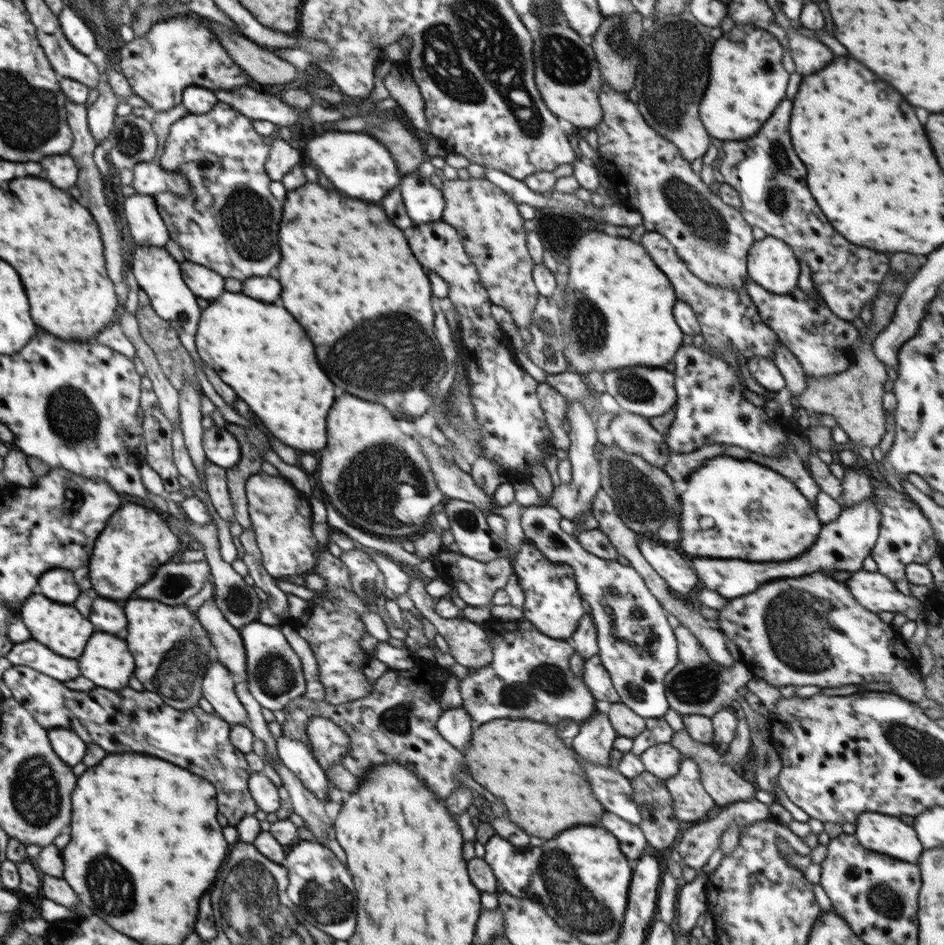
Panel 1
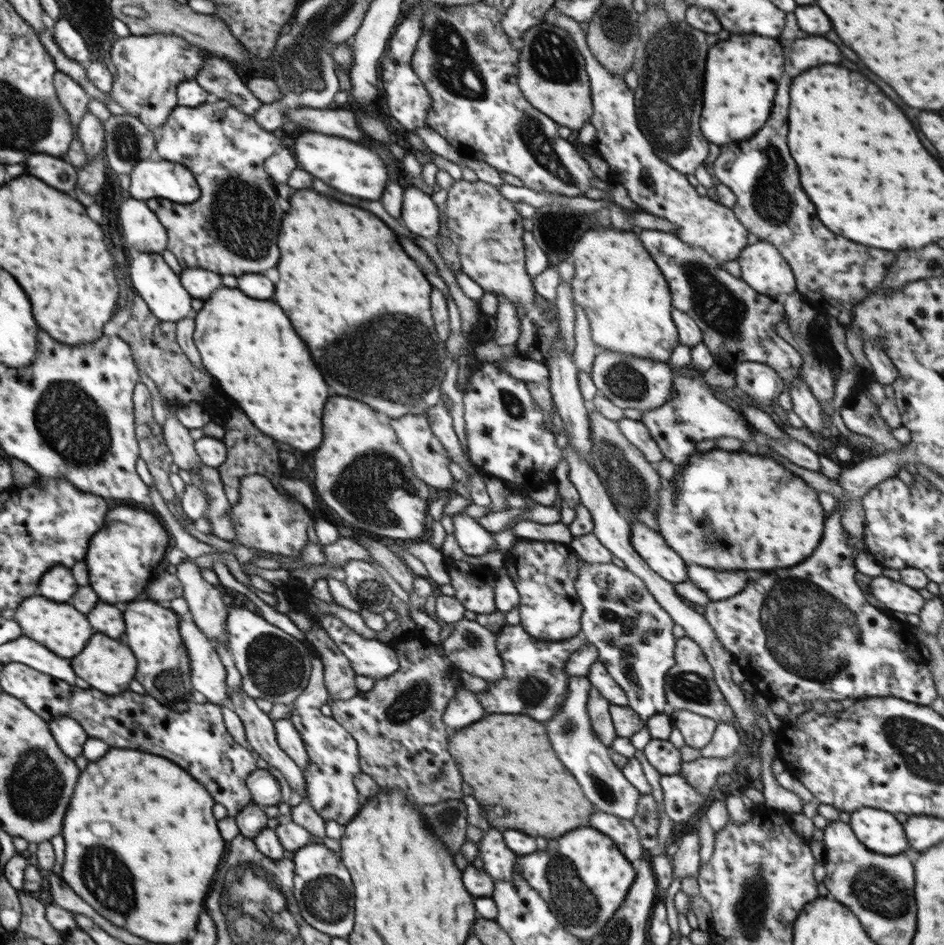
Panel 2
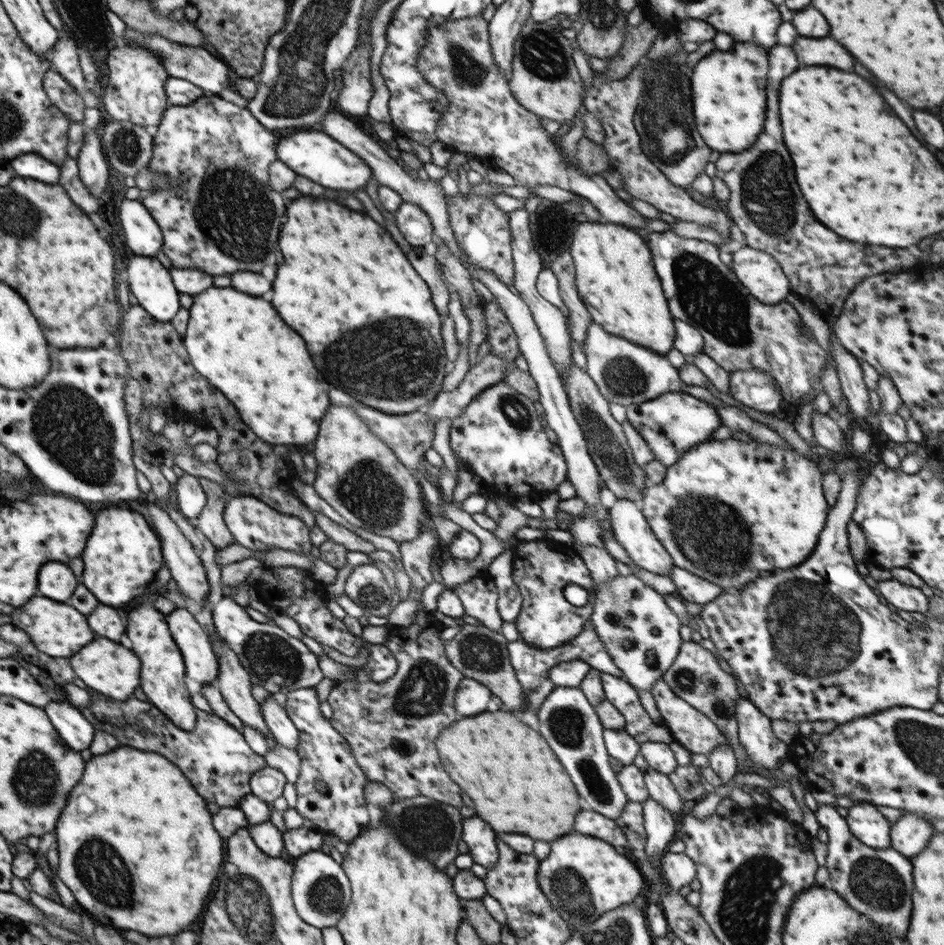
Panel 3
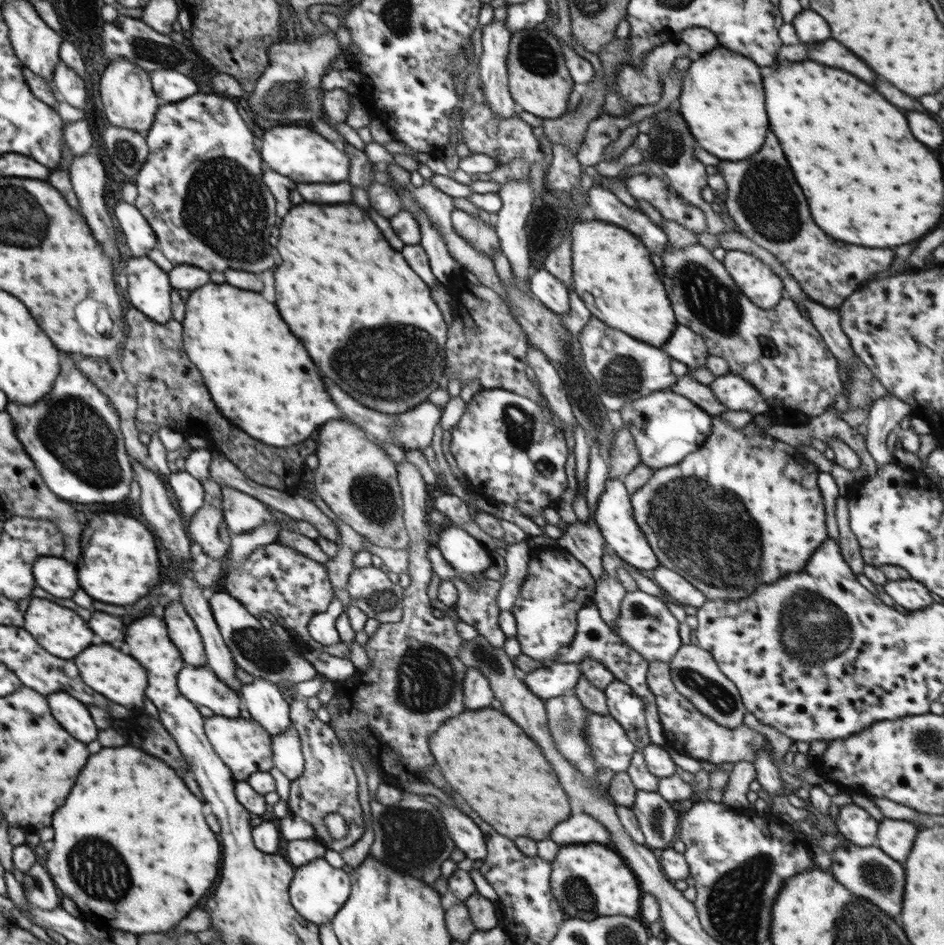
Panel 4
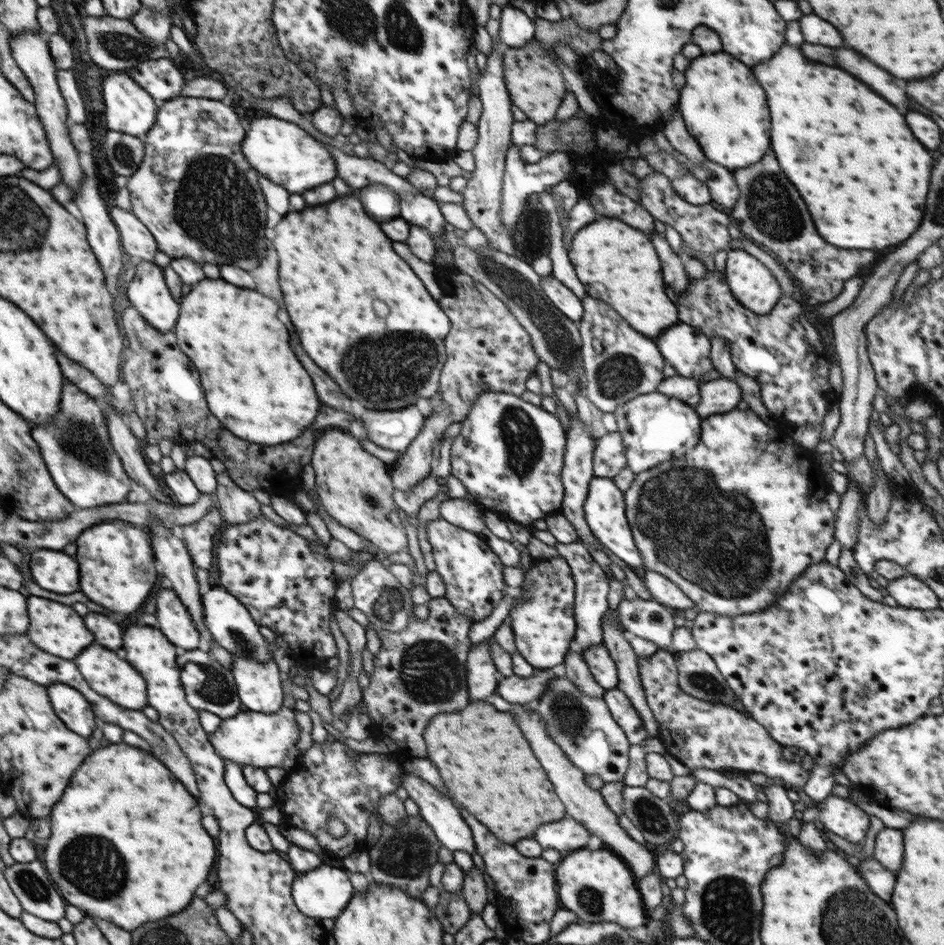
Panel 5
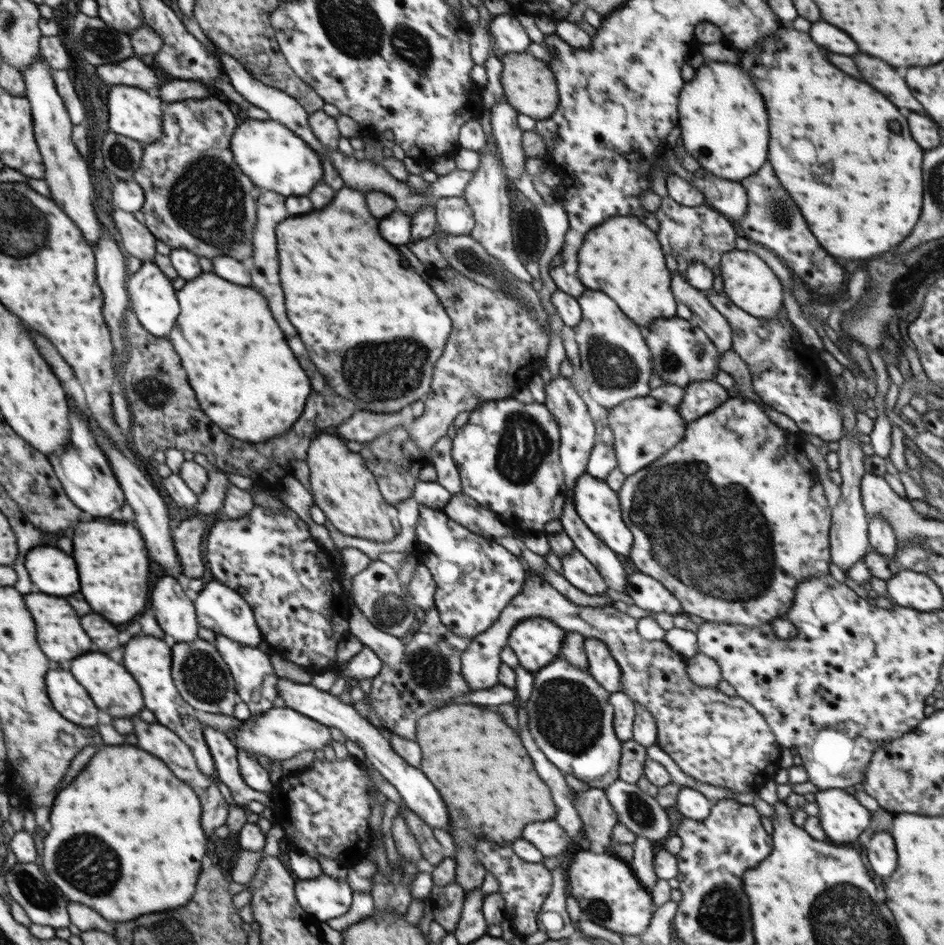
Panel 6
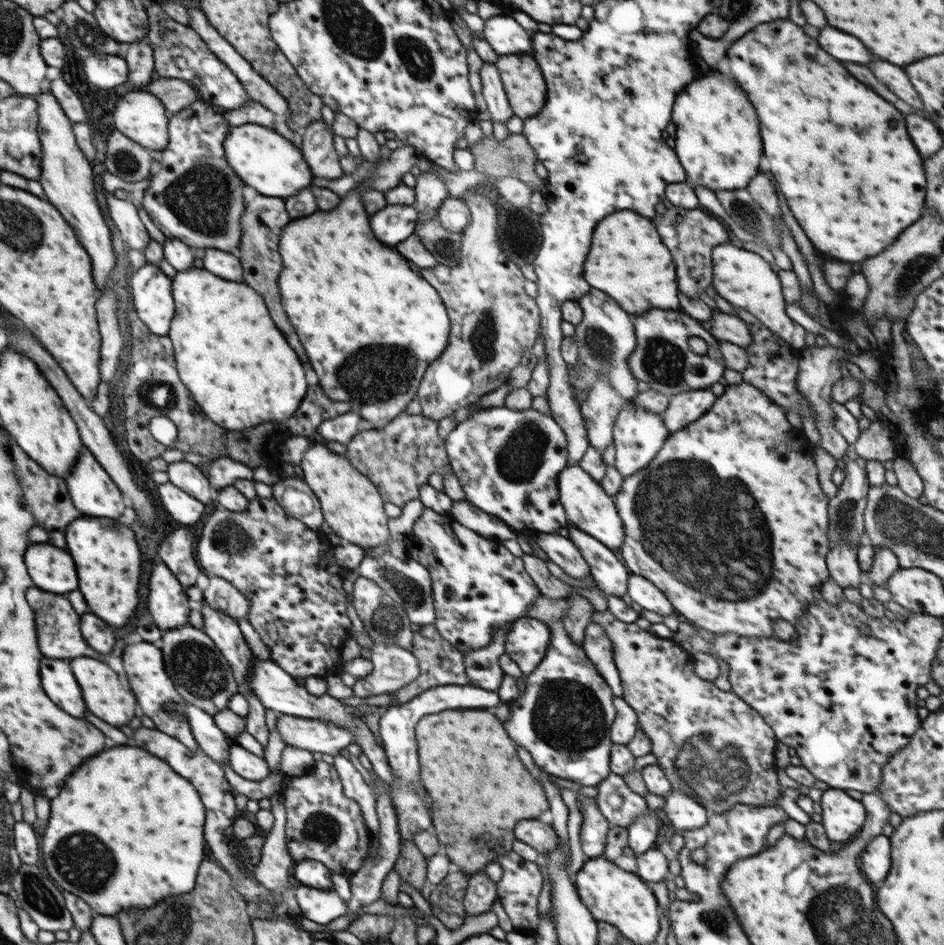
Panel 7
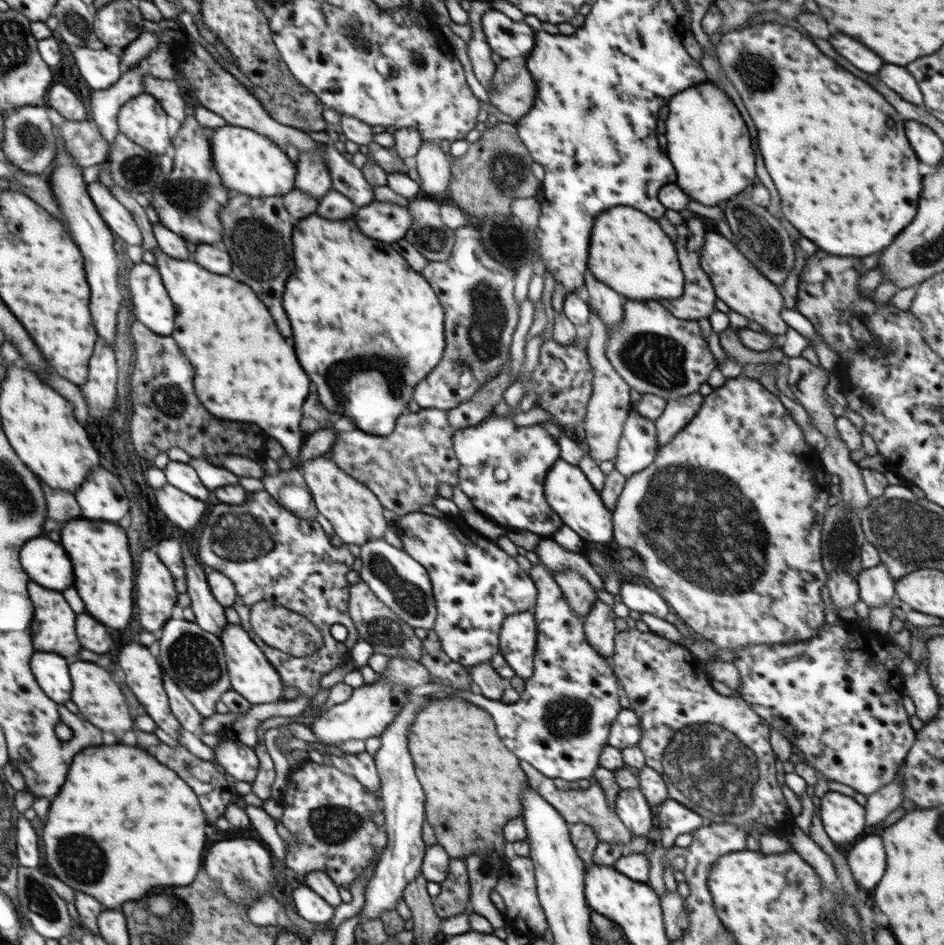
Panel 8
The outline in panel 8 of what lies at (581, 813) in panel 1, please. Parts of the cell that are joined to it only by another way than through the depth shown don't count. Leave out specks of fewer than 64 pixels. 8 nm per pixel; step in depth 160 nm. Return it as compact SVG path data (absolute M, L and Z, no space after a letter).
M433 698L429 704L430 706L428 706L428 704L424 706L426 710L418 712L414 724L410 726L410 754L412 754L414 764L416 764L416 776L418 776L422 788L424 788L424 792L426 792L426 820L433 826L437 844L440 845L451 858L464 859L471 854L486 854L501 859L504 855L504 850L506 850L507 842L503 828L509 820L522 816L523 806L520 800L520 794L522 794L522 790L526 787L526 783L529 782L527 776L524 776L524 772L522 772L522 768L520 768L520 764L518 764L518 758L516 758L516 756L502 744L502 740L498 738L494 720L490 718L488 712L484 712L484 710L480 710L478 706L468 704L468 702L464 702L464 700L450 700L450 698L448 698L448 700L436 700L436 698Z

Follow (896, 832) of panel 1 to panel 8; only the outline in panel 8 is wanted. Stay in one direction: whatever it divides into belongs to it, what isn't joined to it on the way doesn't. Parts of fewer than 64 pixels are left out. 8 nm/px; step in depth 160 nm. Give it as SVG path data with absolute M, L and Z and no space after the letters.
M840 792L826 793L821 799L819 813L824 830L832 842L852 842L869 832L865 807Z

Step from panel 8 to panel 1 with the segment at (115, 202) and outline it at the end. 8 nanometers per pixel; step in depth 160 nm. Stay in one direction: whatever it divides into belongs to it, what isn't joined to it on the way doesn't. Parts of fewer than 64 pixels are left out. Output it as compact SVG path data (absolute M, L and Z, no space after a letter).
M134 194L124 201L124 214L130 234L138 247L164 247L170 240L166 223L152 196Z

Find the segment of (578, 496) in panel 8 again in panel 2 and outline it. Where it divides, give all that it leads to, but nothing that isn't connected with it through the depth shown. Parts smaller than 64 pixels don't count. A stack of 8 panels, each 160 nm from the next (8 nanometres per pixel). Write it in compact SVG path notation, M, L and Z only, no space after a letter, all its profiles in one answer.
M630 522L631 543L648 566L672 584L689 579L687 564L665 538L641 522Z

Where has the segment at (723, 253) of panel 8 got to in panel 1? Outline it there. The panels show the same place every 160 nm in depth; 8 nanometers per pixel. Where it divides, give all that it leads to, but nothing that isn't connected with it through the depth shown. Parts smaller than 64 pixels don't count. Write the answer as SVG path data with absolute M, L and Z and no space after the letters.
M780 238L756 240L747 253L749 278L776 294L791 293L798 287L799 260Z

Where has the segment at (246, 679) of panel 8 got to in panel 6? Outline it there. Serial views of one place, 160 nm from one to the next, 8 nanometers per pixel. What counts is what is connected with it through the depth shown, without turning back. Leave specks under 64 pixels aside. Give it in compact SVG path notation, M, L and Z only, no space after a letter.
M278 678L276 683L276 692L278 697L285 700L285 707L290 710L296 710L304 714L307 718L312 718L315 722L326 727L338 728L348 739L350 746L376 770L386 778L386 780L396 788L400 797L404 799L406 807L415 812L430 828L439 828L450 832L451 820L446 810L446 804L438 790L432 786L432 782L422 774L419 768L410 766L388 742L388 739L382 735L381 730L374 727L367 719L362 718L354 705L344 704L338 697L332 696L329 692L318 690L314 685L297 684L284 678Z

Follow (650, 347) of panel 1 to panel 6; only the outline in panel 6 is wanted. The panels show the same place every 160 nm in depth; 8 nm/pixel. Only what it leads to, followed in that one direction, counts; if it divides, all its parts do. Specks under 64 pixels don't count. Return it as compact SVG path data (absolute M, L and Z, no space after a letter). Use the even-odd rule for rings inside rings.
M614 216L590 230L578 252L578 278L590 290L608 294L622 313L636 325L646 328L662 318L677 314L677 301L670 292L670 272L666 268L664 252L656 234L646 228L638 218ZM612 232L612 250L610 250Z

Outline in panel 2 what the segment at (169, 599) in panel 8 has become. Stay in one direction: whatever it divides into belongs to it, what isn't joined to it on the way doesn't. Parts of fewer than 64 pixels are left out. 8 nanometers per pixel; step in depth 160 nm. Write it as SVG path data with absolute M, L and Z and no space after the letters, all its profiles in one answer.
M179 617L179 629L190 658L190 680L194 690L218 706L227 704L226 669L211 640L196 626Z

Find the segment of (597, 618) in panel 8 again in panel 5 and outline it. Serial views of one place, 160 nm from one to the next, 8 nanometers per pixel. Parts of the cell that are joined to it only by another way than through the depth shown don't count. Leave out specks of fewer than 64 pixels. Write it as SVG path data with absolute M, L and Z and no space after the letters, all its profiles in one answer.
M604 644L592 646L590 649L583 651L582 654L599 686L602 686L605 691L612 690L618 686L619 677L616 664Z

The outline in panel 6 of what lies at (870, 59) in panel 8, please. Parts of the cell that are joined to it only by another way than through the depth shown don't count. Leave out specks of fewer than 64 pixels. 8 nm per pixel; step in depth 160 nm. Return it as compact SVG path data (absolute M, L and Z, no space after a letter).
M814 22L810 28L810 36L818 46L824 46L830 52L846 54L846 56L852 56L858 52L856 42L846 32L842 32L840 28L828 22Z

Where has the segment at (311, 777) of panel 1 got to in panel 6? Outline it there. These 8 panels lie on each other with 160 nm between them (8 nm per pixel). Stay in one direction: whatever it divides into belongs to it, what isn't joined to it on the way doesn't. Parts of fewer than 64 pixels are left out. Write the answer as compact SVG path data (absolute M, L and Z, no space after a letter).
M216 634L215 648L231 670L231 676L236 683L235 690L238 698L248 705L254 718L258 718L258 715L271 710L272 702L278 697L276 683L278 683L279 677L270 663L269 655L260 651L257 647L242 646L239 642L234 642L223 634Z

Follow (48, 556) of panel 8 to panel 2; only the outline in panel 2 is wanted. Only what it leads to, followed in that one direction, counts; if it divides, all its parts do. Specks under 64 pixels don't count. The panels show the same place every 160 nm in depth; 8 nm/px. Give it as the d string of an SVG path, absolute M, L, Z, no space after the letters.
M56 565L43 574L38 594L44 598L52 598L54 602L68 602L76 590L78 584L74 582L72 572L64 566Z

